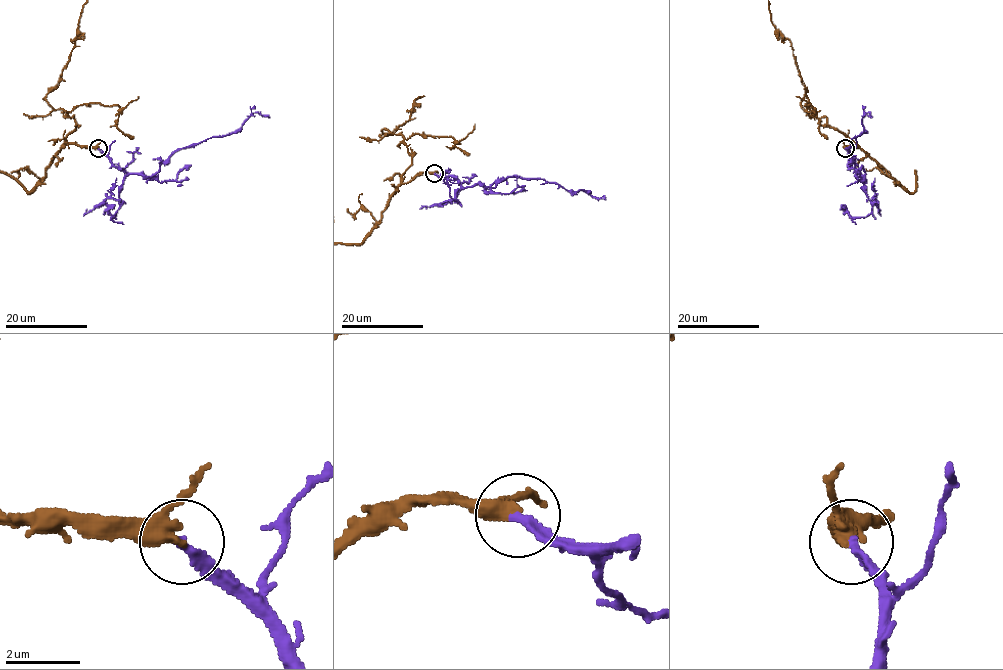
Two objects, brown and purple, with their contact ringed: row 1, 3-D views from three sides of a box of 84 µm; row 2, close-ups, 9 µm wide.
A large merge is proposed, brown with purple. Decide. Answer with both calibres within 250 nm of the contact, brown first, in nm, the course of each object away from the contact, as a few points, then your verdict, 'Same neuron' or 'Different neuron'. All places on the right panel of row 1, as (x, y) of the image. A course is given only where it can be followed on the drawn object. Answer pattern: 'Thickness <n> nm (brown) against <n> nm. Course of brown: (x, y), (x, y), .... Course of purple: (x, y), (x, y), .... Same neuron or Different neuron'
Thickness 360 nm (brown) against 240 nm. Course of purple: (846, 148), (848, 166), (858, 176), (849, 148), (851, 140), (862, 133), (862, 118), (867, 112), (871, 118). Same neuron

